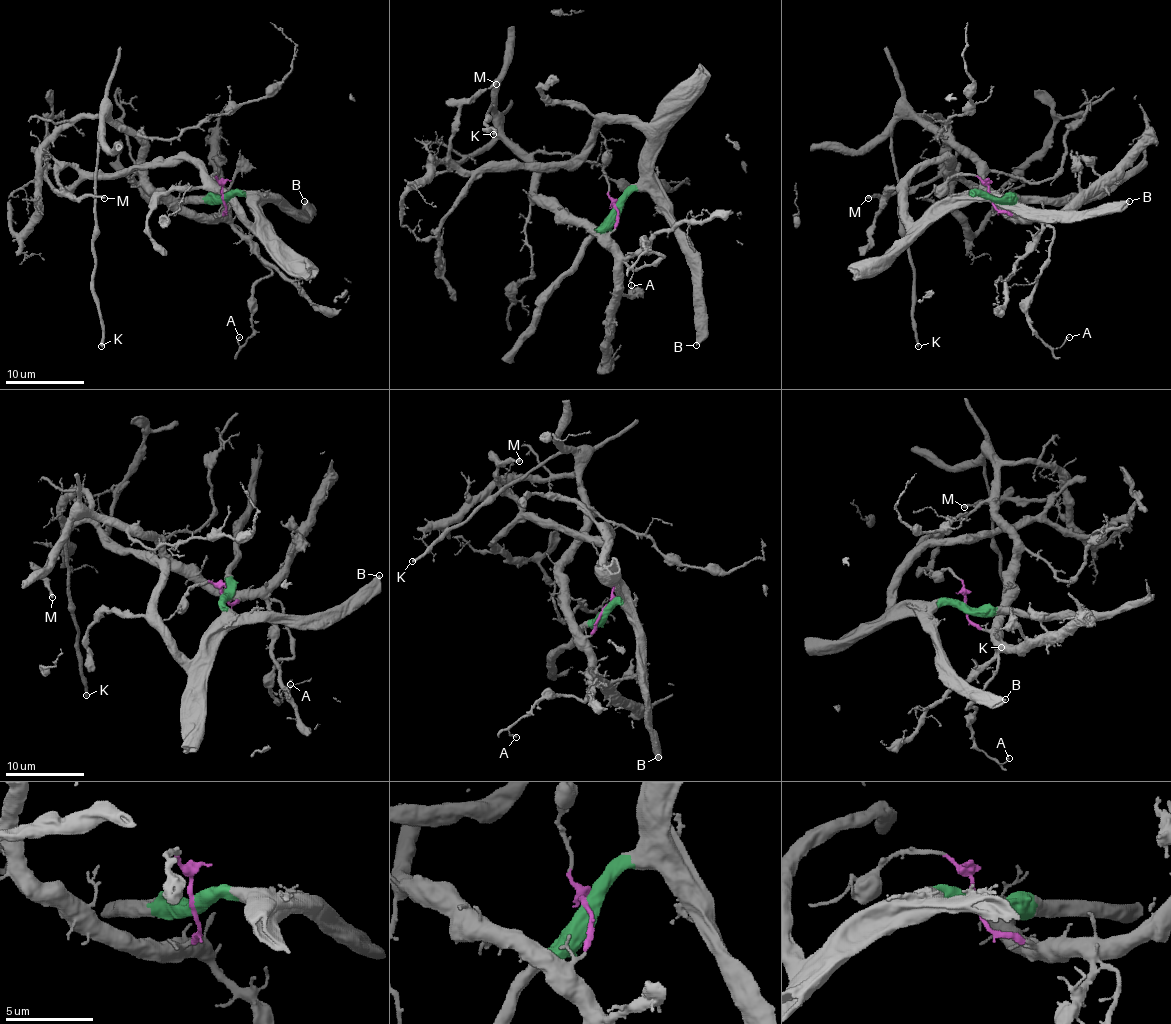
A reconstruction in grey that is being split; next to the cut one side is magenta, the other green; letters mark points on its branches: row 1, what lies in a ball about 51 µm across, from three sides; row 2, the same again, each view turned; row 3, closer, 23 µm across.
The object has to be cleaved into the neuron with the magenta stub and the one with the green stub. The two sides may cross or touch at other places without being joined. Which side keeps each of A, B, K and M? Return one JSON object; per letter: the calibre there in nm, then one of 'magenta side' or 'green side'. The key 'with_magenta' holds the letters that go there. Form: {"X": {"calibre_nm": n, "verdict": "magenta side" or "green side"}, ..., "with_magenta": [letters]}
{"A": {"calibre_nm": 140, "verdict": "magenta side"}, "B": {"calibre_nm": 440, "verdict": "green side"}, "K": {"calibre_nm": 280, "verdict": "magenta side"}, "M": {"calibre_nm": 280, "verdict": "green side"}, "with_magenta": ["A", "K"]}

